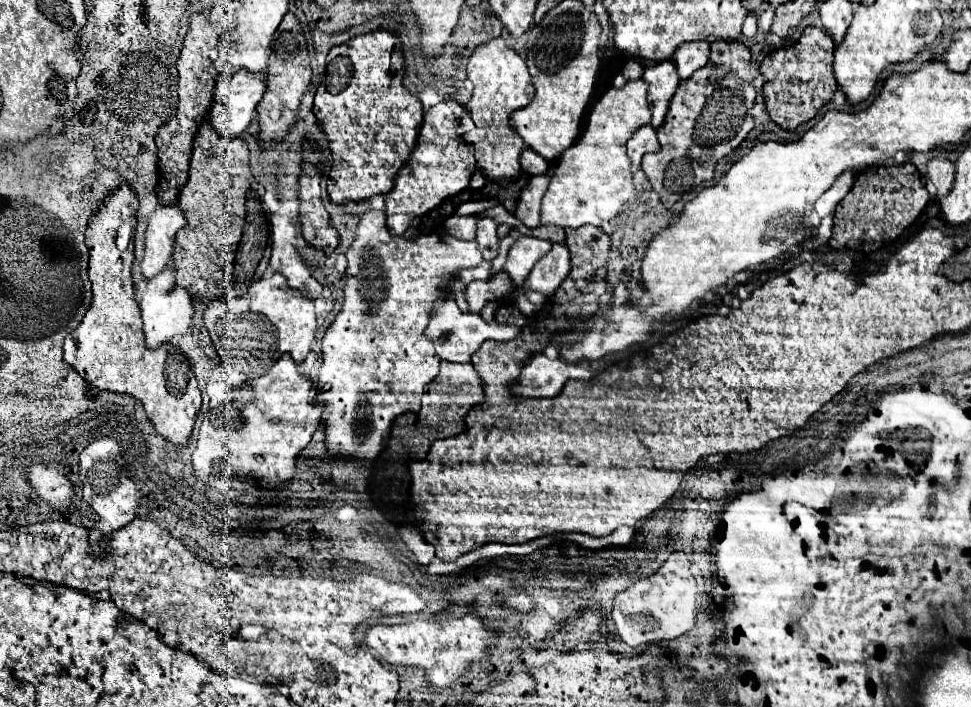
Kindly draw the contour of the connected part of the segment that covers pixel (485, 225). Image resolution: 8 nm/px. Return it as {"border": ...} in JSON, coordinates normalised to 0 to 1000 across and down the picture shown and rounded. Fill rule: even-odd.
{"border":[[[493,310],[491,313],[491,347],[499,366],[512,364],[514,338],[512,338],[512,321],[514,315],[510,310]]]}

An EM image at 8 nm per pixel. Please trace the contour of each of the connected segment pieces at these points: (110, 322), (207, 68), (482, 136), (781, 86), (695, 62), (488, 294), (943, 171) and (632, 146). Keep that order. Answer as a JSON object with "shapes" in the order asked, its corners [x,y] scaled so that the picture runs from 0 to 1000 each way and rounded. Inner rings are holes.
{"shapes":[[[[125,259],[120,267],[112,270],[106,290],[102,290],[92,310],[88,347],[92,352],[96,426],[81,463],[69,474],[65,508],[75,516],[88,539],[92,539],[94,553],[110,550],[141,562],[149,573],[160,607],[180,629],[191,629],[205,581],[207,559],[197,513],[184,499],[184,494],[176,485],[168,485],[162,494],[149,488],[145,431],[139,426],[135,395],[135,378],[139,369],[135,342],[141,321],[141,296],[143,281],[139,270],[133,259]]],[[[211,16],[197,18],[195,27],[195,41],[188,55],[188,75],[184,75],[182,83],[182,100],[184,100],[184,117],[182,117],[182,157],[180,163],[166,177],[164,188],[160,191],[160,205],[164,208],[164,233],[168,248],[164,248],[164,262],[162,262],[162,276],[166,279],[166,290],[180,290],[186,264],[193,256],[195,248],[197,219],[199,214],[199,197],[201,188],[211,168],[213,157],[217,154],[219,146],[219,126],[223,117],[223,95],[221,83],[226,81],[226,47],[219,44],[217,30]]],[[[518,52],[506,55],[493,64],[481,89],[481,109],[487,115],[487,137],[483,143],[483,160],[489,171],[489,182],[481,185],[477,197],[487,205],[491,236],[508,256],[526,256],[535,250],[535,219],[539,214],[539,197],[535,188],[512,188],[512,180],[522,177],[526,160],[530,154],[541,151],[547,146],[551,123],[547,117],[547,106],[543,100],[541,86],[537,78],[522,66]]],[[[829,38],[825,52],[817,64],[806,64],[794,75],[784,89],[784,103],[788,112],[786,137],[792,165],[806,182],[817,185],[821,177],[837,168],[848,146],[858,140],[862,126],[858,103],[858,52],[843,38]]],[[[726,55],[720,58],[710,58],[699,64],[695,72],[695,95],[701,112],[712,109],[714,100],[722,98],[730,86],[730,61]]],[[[514,383],[510,386],[506,395],[502,397],[485,397],[481,403],[481,429],[483,429],[483,440],[485,443],[495,443],[495,437],[506,429],[506,426],[518,426],[522,423],[528,412],[530,412],[530,400],[528,395],[520,386],[520,383]]],[[[963,222],[955,231],[955,253],[961,256],[961,262],[965,264],[965,276],[975,276],[975,270],[981,262],[981,250],[984,250],[984,233],[977,225],[969,225]]],[[[660,177],[652,185],[650,197],[646,199],[646,219],[650,225],[650,236],[652,242],[660,233],[660,222],[666,214],[679,214],[679,199],[677,199],[677,188],[670,177]]]]}

